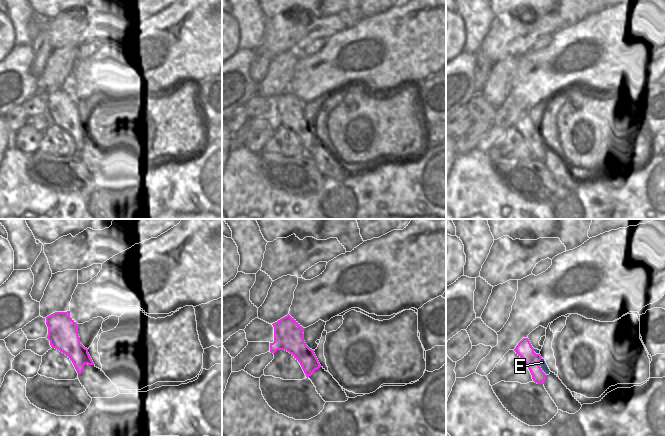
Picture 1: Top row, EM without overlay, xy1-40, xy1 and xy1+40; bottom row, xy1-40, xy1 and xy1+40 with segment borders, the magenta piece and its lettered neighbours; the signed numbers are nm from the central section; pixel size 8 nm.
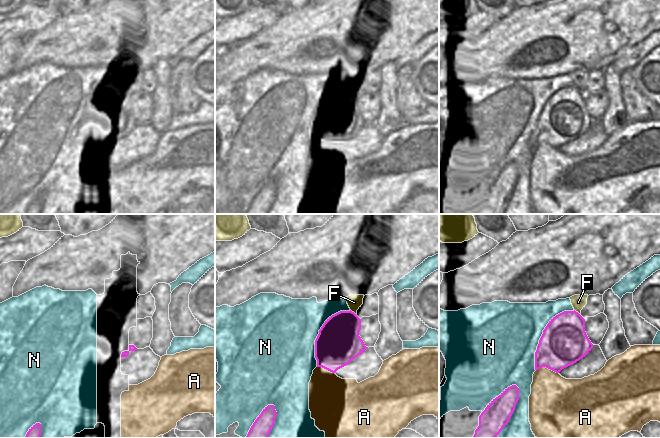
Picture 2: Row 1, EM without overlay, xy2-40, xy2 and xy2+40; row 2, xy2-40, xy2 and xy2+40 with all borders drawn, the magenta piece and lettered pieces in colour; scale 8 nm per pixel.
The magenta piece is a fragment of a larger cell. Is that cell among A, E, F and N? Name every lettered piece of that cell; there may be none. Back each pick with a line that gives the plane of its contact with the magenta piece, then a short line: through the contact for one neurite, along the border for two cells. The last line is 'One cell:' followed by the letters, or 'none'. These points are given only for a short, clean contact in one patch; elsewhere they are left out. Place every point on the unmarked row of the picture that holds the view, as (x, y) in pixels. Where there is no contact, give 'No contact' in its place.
E: Touches magenta in xy1+40. Line: xy1+40 (524, 125), (540, 143), (542, 138)
One cell: E

